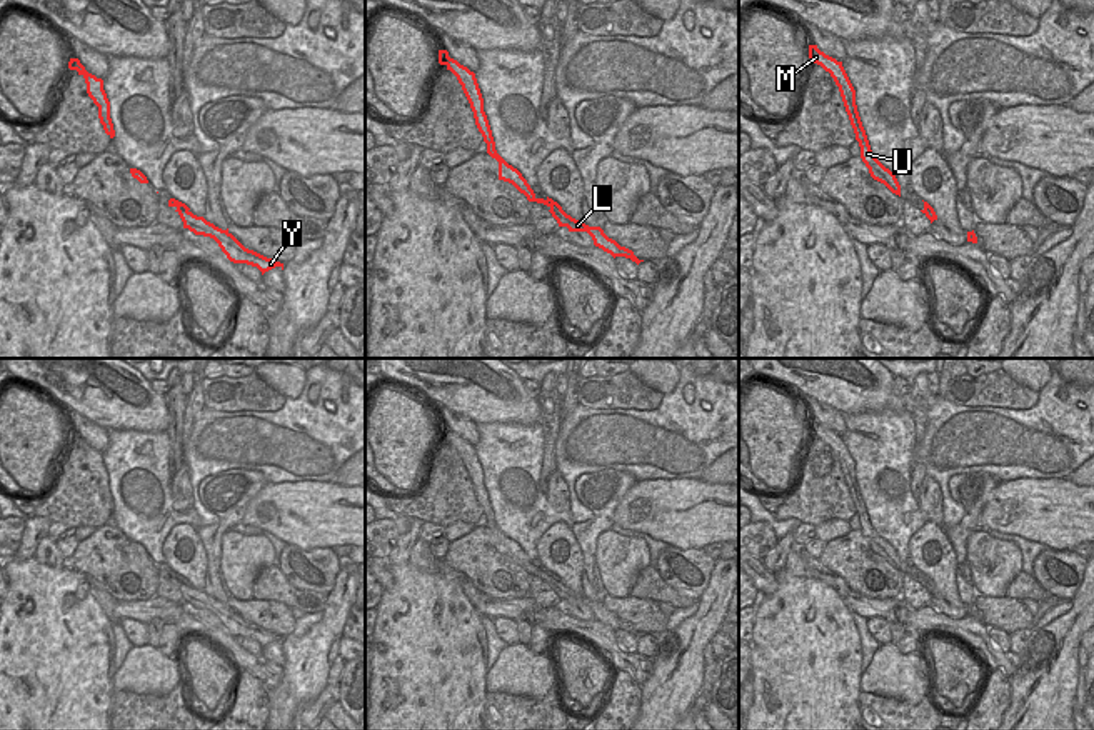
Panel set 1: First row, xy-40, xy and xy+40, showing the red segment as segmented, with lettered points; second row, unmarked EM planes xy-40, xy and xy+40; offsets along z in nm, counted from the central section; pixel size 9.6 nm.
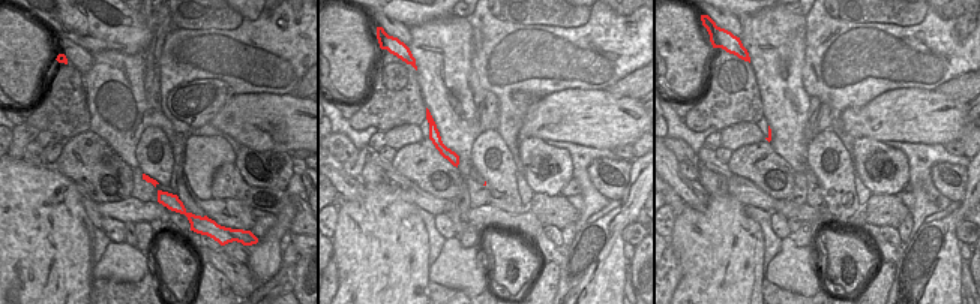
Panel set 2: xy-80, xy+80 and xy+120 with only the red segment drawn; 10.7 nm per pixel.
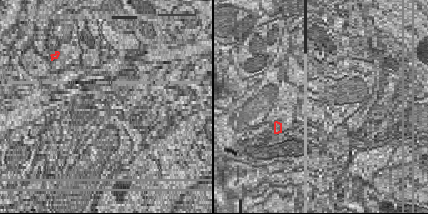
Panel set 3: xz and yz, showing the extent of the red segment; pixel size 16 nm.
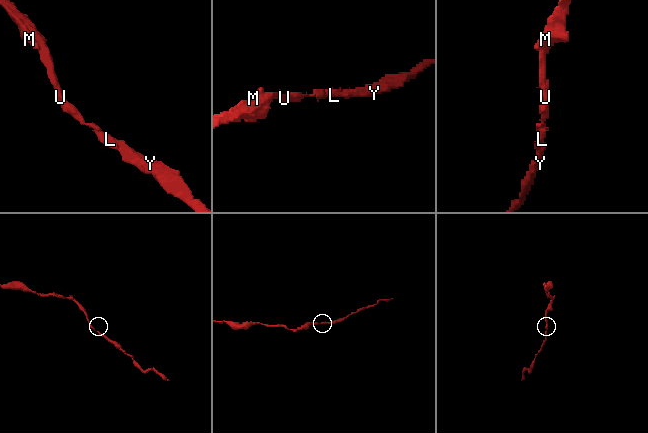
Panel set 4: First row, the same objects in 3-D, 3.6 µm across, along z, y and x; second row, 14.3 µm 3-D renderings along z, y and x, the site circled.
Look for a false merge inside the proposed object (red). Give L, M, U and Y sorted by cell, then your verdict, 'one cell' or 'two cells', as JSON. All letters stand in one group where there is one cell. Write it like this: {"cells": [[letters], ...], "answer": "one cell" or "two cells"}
{"cells": [["L", "M", "U", "Y"]], "answer": "one cell"}

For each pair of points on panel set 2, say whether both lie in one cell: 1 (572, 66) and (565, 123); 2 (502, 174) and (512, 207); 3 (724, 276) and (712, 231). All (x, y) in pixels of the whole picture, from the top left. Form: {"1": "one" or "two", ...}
{"1": "two", "2": "one", "3": "one"}

